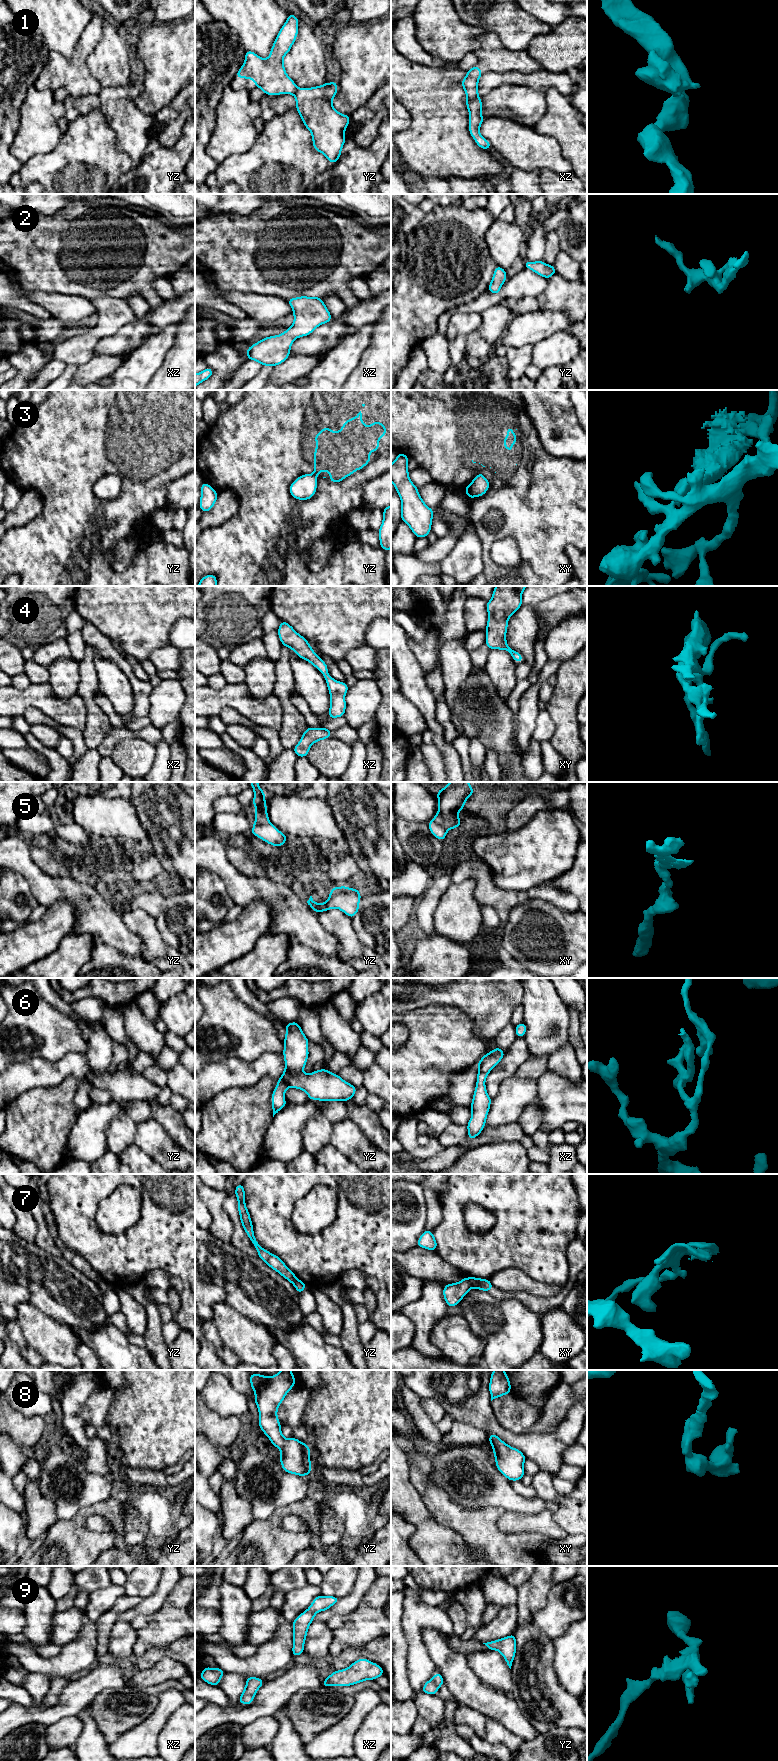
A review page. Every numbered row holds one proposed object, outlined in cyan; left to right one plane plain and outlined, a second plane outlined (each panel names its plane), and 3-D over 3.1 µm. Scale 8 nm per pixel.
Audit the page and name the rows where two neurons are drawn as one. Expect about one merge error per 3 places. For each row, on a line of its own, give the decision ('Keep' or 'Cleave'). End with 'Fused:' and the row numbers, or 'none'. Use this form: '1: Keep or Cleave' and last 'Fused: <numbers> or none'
1: Cleave
2: Keep
3: Cleave
4: Keep
5: Cleave
6: Cleave
7: Cleave
8: Keep
9: Keep
Fused: 1, 3, 5, 6, 7

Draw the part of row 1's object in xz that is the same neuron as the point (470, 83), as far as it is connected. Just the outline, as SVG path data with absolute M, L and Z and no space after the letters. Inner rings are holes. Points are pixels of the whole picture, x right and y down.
M477 65L467 70L465 78L461 81L462 87L466 93L466 99L472 100L479 97L478 82L482 75L481 68Z

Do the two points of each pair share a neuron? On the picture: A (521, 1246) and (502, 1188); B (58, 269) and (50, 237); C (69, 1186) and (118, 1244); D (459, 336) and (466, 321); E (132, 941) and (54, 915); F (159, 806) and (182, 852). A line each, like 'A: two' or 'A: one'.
A: one
B: one
C: one
D: one
E: two
F: one

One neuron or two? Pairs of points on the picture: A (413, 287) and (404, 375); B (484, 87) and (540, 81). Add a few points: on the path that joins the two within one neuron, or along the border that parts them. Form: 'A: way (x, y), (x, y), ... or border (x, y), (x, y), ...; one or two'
A: border (411, 353), (407, 365), (401, 370); two
B: way (498, 79), (526, 80); one

